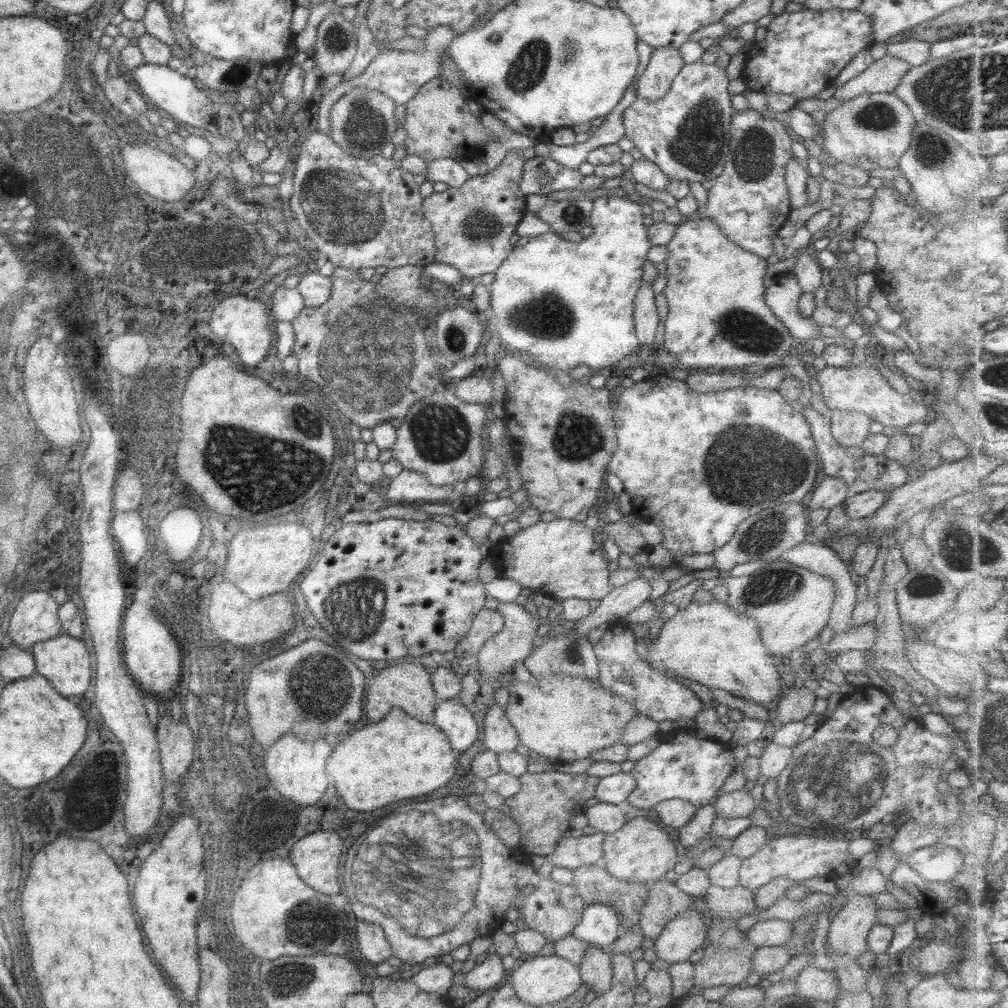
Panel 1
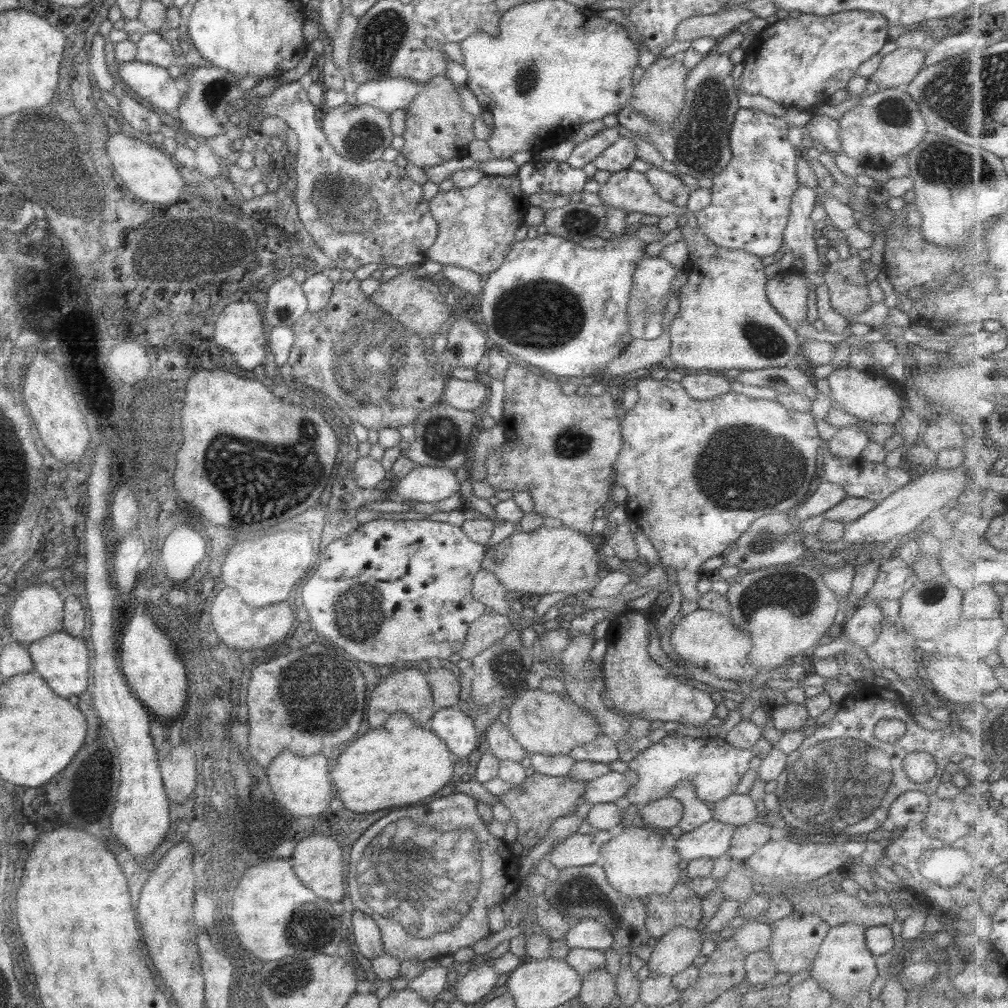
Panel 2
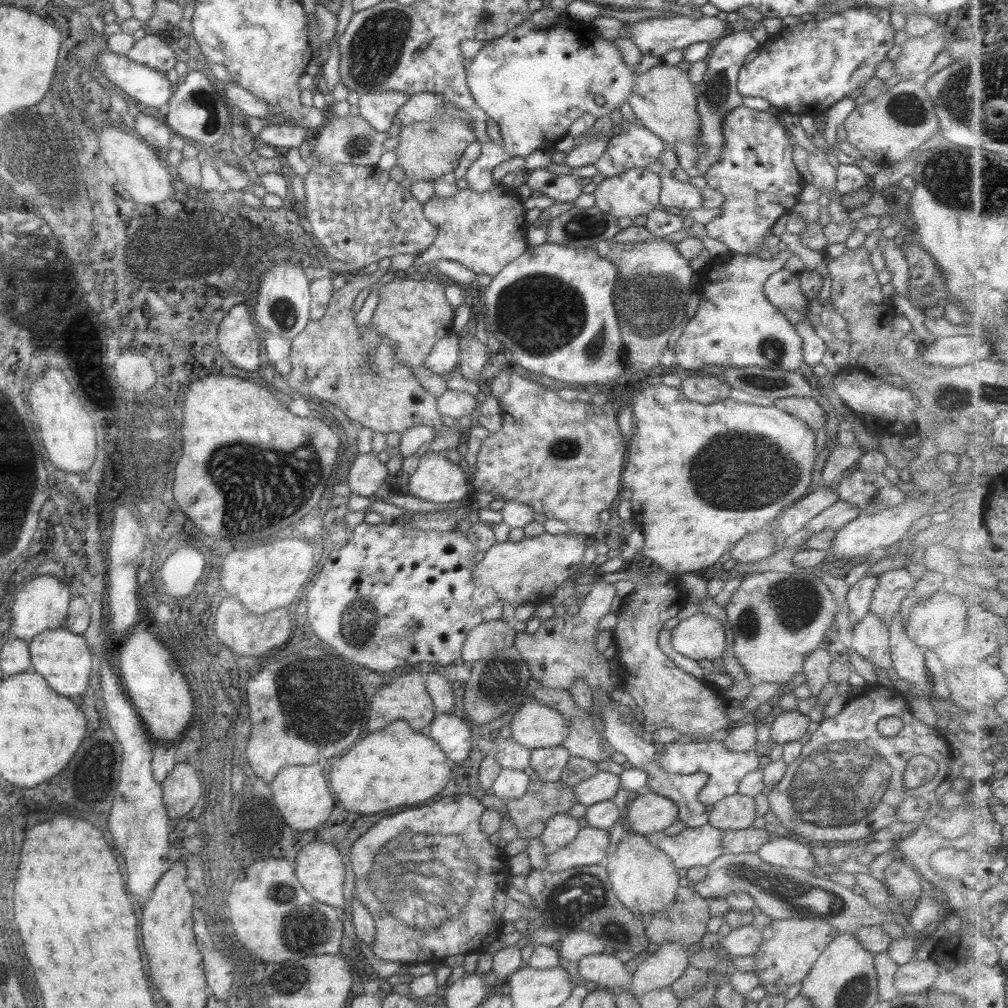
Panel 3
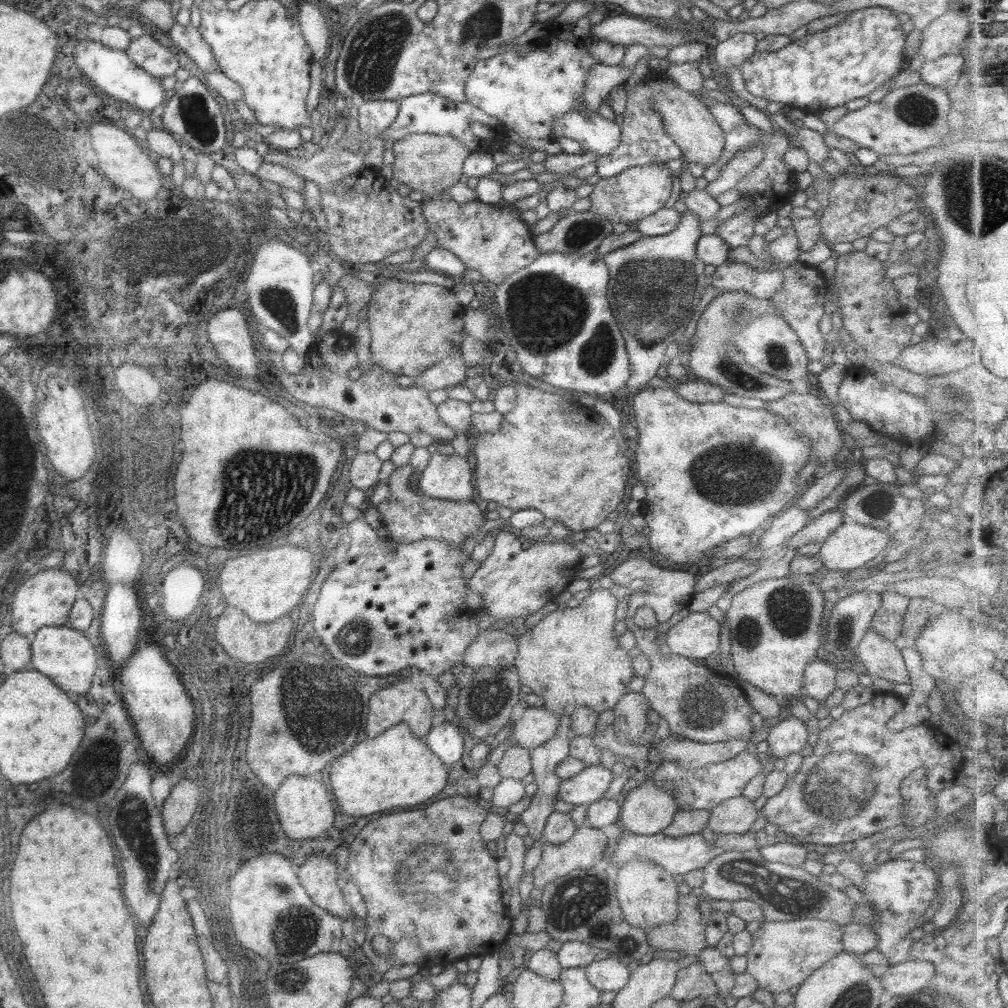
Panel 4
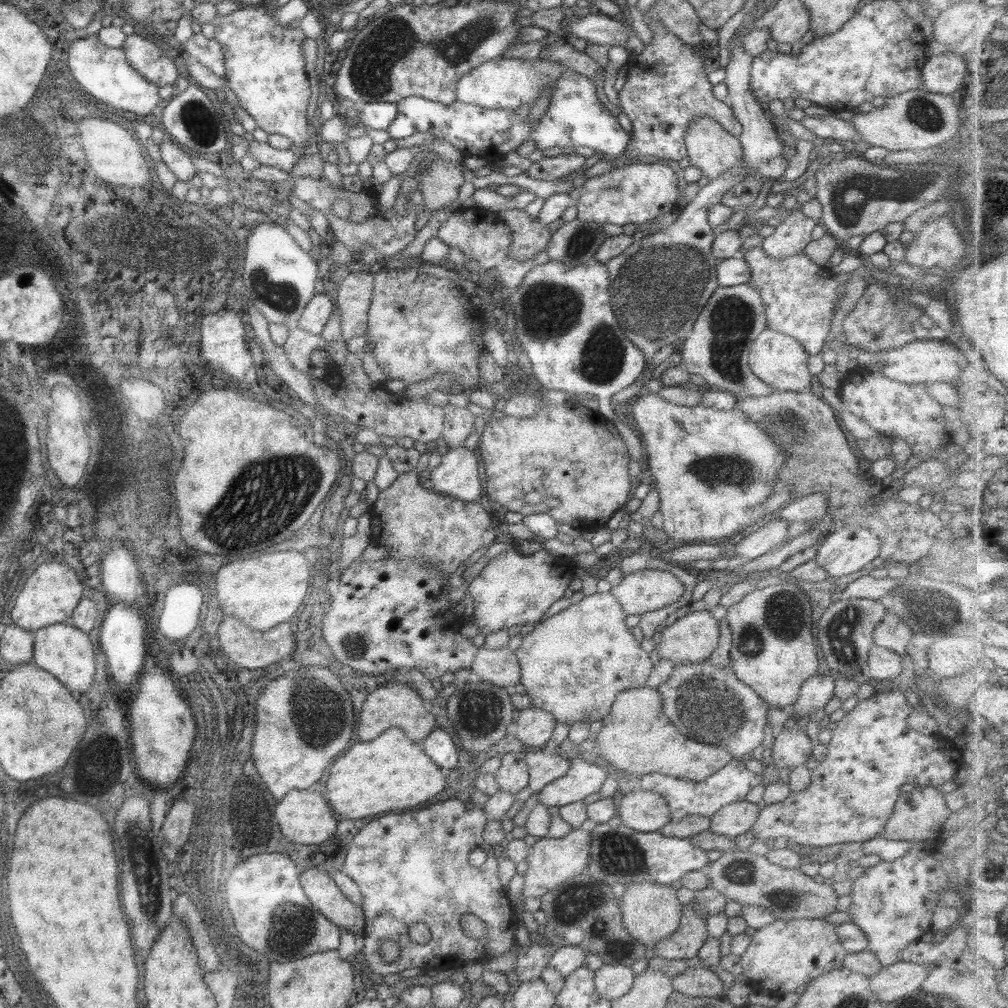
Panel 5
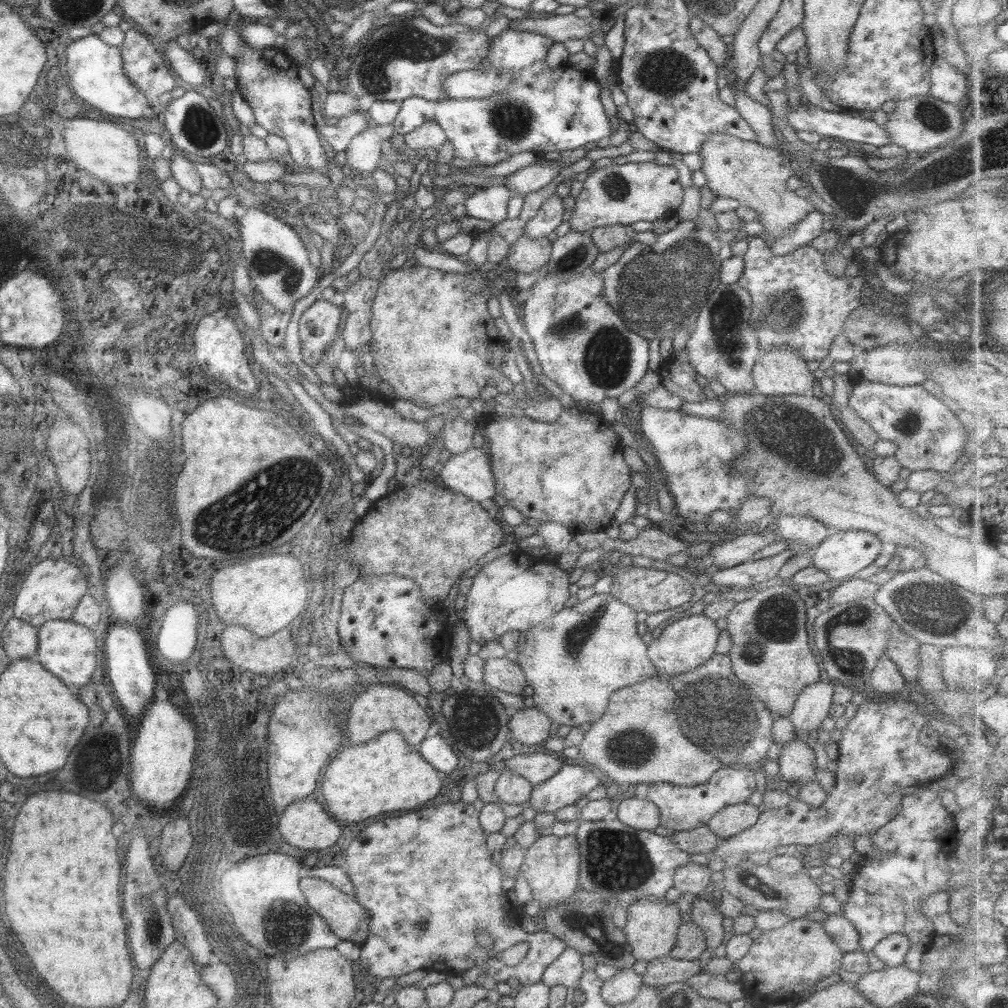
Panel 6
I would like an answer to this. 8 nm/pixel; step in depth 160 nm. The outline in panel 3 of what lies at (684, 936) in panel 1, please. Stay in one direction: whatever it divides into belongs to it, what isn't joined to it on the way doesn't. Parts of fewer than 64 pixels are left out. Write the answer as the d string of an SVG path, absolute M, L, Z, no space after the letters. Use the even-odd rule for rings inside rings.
M663 942L653 954L644 954L632 973L628 991L637 1000L652 990L668 987L688 966L687 948L676 942Z

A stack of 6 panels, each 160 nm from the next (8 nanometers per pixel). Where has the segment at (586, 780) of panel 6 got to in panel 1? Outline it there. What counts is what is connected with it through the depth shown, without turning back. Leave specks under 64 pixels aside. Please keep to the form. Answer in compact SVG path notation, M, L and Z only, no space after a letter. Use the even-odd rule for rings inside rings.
M621 772L598 778L594 788L594 797L598 802L619 804L635 788L634 778L630 772Z

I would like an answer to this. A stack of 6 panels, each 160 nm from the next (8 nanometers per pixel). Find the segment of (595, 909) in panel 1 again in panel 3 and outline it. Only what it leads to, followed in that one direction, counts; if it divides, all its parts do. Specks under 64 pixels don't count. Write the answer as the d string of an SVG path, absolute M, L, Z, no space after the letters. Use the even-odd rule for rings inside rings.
M585 931L571 932L560 939L558 956L561 964L567 962L579 963L579 960L591 954L600 954L604 951L603 941Z

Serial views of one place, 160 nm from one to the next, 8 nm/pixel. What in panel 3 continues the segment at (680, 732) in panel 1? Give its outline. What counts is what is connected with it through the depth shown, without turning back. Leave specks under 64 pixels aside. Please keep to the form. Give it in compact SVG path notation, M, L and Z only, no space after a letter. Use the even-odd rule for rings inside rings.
M711 738L695 739L685 744L674 741L664 745L666 752L663 755L656 754L656 763L663 770L674 775L695 774L699 771L707 777L706 783L696 796L697 802L700 802L707 808L721 800L721 798L735 794L737 785L743 776L753 772L755 769L761 768L757 761L760 749L733 752L725 750L721 741L714 741Z

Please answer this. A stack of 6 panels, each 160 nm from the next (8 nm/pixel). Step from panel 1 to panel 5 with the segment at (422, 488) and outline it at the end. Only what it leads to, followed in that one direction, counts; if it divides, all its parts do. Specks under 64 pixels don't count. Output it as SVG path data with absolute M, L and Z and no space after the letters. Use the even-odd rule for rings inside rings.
M465 447L449 449L430 470L429 482L436 493L449 495L463 502L477 502L481 482L477 472L477 454Z

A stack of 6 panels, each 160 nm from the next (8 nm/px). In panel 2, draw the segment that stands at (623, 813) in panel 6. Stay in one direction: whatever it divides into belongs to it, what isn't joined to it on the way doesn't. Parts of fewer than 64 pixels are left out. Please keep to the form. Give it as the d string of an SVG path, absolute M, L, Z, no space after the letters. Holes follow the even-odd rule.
M665 796L642 804L638 814L647 828L664 831L678 823L682 813L681 803L676 798Z

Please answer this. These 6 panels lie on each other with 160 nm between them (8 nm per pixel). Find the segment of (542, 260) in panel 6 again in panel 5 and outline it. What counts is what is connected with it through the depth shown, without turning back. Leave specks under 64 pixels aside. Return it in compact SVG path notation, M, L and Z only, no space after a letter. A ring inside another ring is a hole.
M524 209L499 210L496 215L510 230L509 258L527 260L546 248L550 227L539 225L535 217L527 214Z

